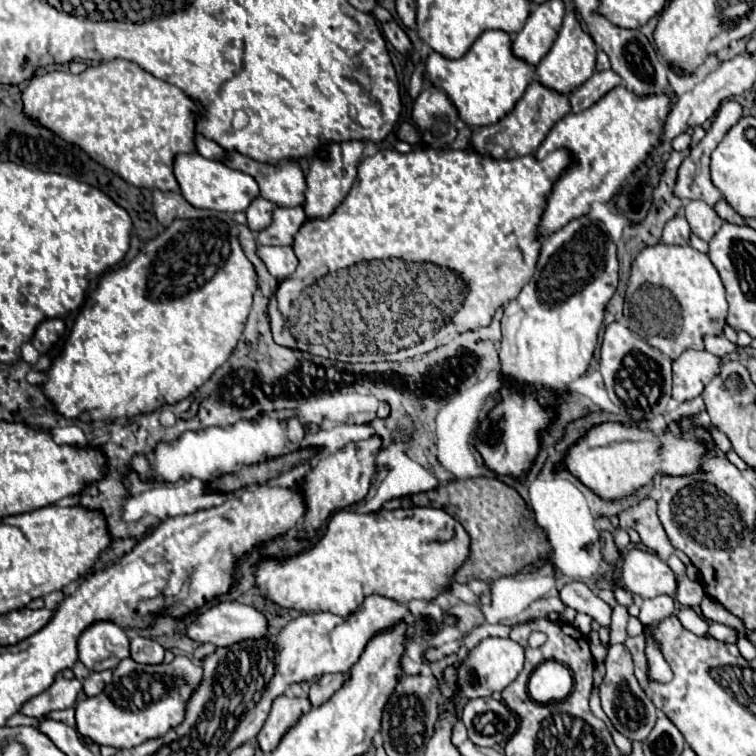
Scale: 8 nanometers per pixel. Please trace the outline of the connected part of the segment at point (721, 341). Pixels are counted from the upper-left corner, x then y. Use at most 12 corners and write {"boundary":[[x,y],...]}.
{"boundary":[[724,335],[708,337],[706,351],[726,357],[734,353],[734,343]]}

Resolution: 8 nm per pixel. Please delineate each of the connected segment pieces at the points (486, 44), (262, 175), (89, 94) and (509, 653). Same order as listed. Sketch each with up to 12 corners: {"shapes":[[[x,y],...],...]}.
{"shapes":[[[484,31],[460,59],[432,51],[430,81],[470,127],[498,123],[536,69]],[[228,153],[226,165],[252,175],[278,207],[304,203],[306,181],[296,161],[266,165]],[[126,59],[34,77],[28,117],[178,191],[196,103]],[[488,637],[458,659],[458,699],[490,697],[524,665],[512,639]]]}

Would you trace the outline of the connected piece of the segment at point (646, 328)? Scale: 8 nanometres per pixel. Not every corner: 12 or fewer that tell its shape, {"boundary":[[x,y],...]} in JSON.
{"boundary":[[652,245],[624,319],[676,359],[720,335],[726,291],[708,255]]}

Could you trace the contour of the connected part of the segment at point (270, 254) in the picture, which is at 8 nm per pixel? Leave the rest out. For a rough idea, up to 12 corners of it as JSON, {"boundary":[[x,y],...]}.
{"boundary":[[258,247],[270,275],[292,275],[298,259],[292,247]]}

